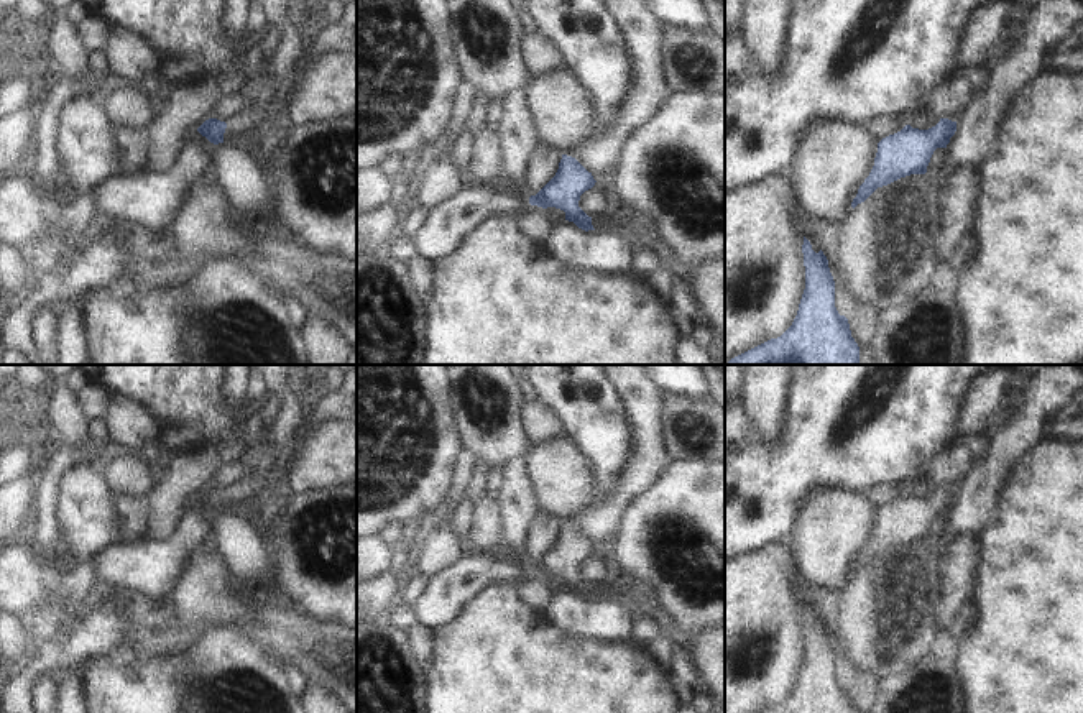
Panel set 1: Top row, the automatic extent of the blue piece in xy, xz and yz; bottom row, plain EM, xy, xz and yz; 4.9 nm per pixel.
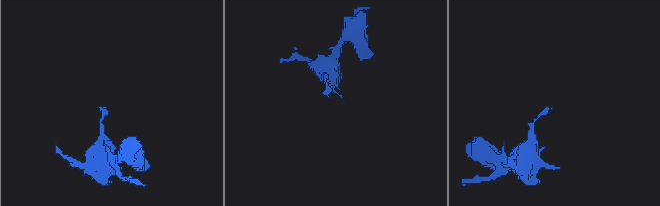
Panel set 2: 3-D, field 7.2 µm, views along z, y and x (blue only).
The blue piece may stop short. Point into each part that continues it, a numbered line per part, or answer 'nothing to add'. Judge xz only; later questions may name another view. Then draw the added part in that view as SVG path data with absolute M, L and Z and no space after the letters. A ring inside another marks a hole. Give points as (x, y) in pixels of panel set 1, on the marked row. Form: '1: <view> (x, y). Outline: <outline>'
nothing to add.

